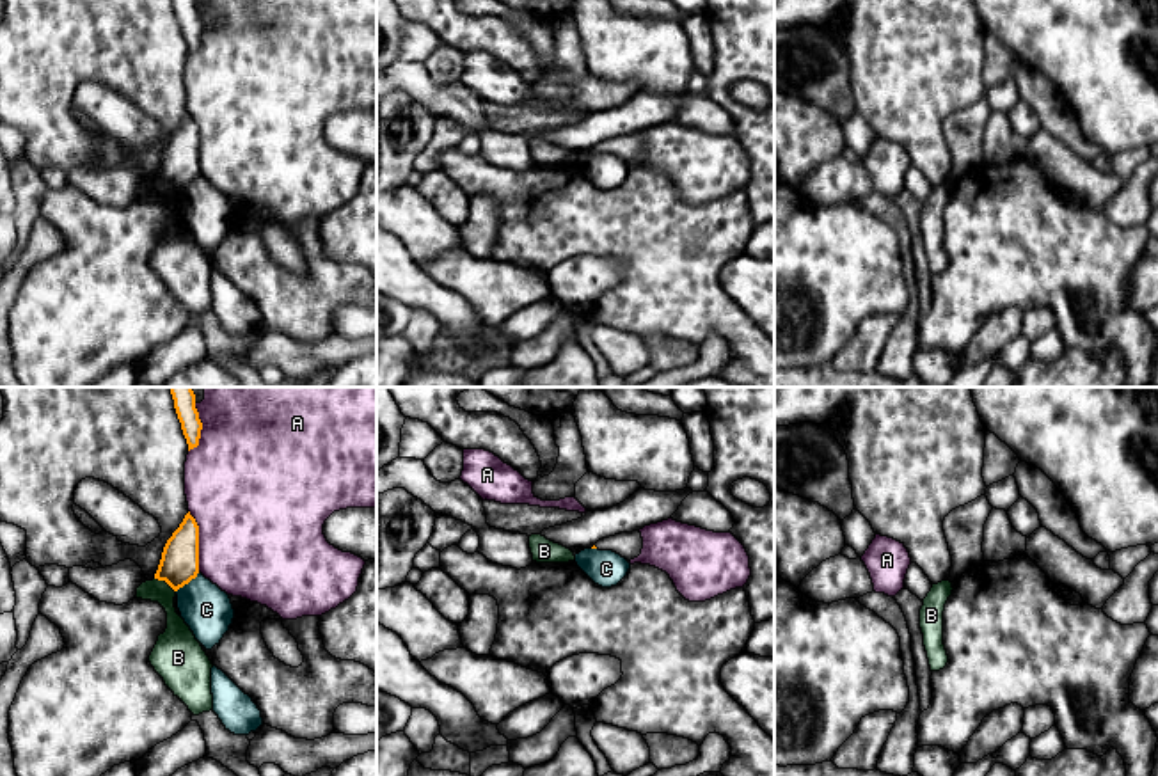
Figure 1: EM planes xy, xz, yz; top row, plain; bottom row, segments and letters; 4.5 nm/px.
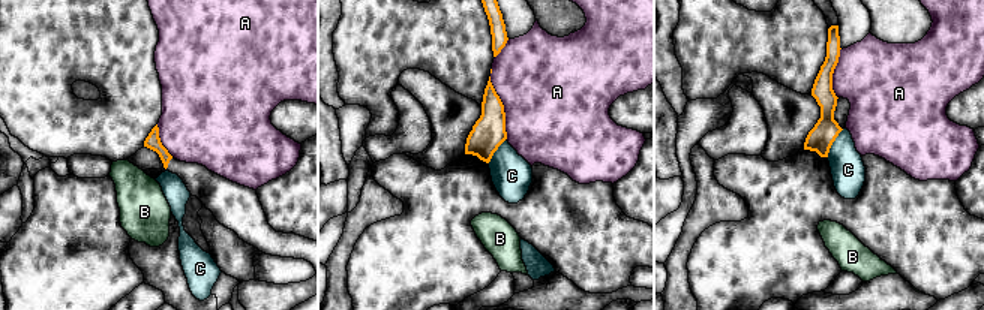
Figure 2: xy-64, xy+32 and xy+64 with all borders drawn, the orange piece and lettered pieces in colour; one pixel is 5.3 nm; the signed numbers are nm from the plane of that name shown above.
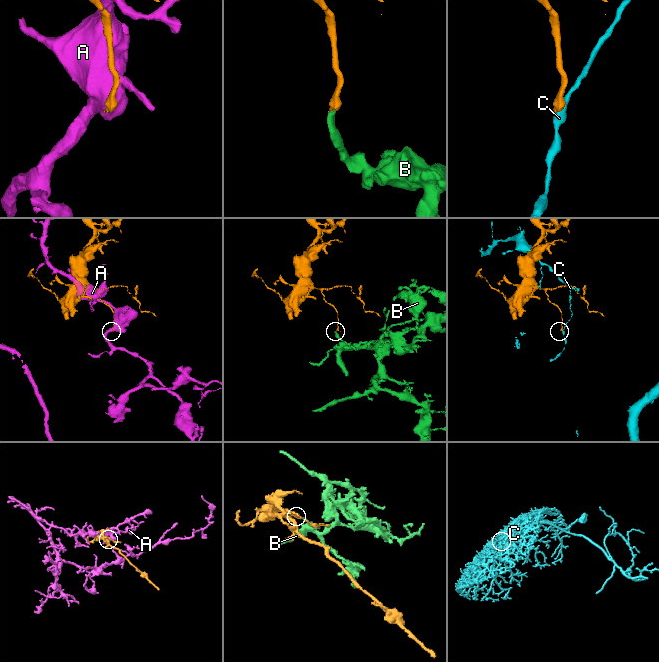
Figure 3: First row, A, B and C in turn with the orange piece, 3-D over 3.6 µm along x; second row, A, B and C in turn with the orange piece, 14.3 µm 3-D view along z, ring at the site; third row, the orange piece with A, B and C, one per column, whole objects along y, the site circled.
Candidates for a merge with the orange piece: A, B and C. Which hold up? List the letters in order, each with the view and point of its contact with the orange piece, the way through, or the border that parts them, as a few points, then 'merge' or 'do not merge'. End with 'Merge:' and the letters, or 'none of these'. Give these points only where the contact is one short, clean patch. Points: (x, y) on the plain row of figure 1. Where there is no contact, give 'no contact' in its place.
A: meets orange in xy at (198, 142); do not merge
B: meets orange in xy at (166, 183); border along xy (155, 180), (162, 182), (174, 194); do not merge
C: meets orange in xy at (187, 185); border along xy (199, 174), (176, 194); do not merge
Merge: none of these

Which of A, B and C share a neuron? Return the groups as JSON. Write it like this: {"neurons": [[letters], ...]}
{"neurons": [["A"], ["B"], ["C"]]}

